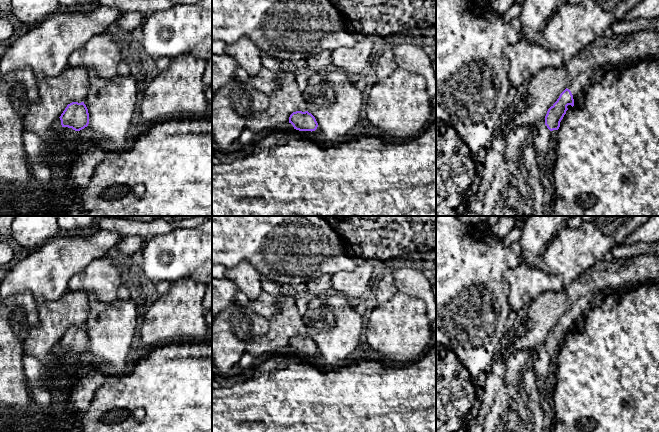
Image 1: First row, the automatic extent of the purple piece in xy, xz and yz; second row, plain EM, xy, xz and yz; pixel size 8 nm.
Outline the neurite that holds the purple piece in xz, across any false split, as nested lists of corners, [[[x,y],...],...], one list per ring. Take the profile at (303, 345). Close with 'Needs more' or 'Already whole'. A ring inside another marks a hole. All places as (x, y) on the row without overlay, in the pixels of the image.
[[[296,335],[289,341],[287,350],[293,353],[298,360],[312,362],[318,360],[318,347],[315,341],[308,335]]]. Needs more

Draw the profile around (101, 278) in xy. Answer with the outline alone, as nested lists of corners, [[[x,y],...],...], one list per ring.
[[[103,257],[90,262],[69,281],[69,290],[85,291],[103,302],[116,300],[125,286],[126,280],[118,266]]]

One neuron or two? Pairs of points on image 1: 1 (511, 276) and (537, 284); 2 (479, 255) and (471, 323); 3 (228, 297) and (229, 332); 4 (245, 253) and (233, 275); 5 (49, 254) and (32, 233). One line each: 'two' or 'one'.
1: one
2: one
3: two
4: two
5: two

